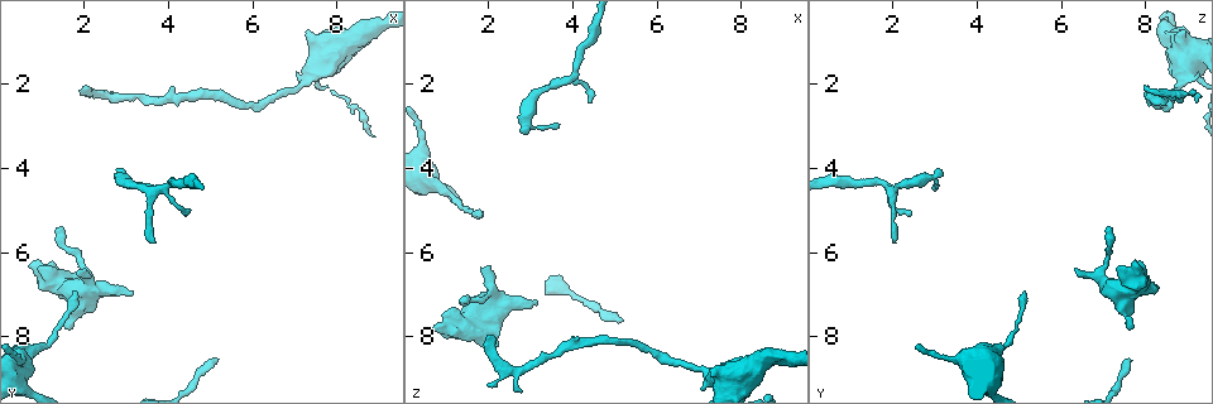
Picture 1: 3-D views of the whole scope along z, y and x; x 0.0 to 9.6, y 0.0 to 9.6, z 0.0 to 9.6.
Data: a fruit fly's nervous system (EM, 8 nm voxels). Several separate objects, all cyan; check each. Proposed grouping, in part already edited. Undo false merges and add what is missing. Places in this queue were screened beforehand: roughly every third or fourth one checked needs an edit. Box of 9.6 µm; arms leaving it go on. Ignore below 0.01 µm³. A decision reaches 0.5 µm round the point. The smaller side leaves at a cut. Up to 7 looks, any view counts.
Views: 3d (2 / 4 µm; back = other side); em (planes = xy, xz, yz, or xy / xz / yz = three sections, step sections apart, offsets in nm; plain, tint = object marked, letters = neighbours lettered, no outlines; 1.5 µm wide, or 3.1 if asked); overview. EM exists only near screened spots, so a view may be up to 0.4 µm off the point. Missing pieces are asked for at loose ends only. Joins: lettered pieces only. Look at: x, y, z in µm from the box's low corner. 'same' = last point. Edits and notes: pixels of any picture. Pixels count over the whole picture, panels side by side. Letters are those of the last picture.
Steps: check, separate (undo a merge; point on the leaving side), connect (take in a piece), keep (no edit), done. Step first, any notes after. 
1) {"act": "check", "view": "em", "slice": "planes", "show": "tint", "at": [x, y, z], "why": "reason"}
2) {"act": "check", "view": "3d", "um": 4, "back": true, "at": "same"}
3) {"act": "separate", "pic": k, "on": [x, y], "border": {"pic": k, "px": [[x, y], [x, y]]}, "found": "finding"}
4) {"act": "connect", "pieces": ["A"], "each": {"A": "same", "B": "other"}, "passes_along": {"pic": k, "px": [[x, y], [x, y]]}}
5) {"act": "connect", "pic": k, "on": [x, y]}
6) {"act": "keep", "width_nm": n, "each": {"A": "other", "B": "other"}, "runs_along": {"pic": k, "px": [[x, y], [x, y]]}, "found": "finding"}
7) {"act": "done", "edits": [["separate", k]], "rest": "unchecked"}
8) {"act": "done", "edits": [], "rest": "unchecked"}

{"act": "check", "view": "em", "slice": "xy", "step": 8, "show": "letters", "at": [2.05, 2.10, 7.95], "why": "branch stops here"}

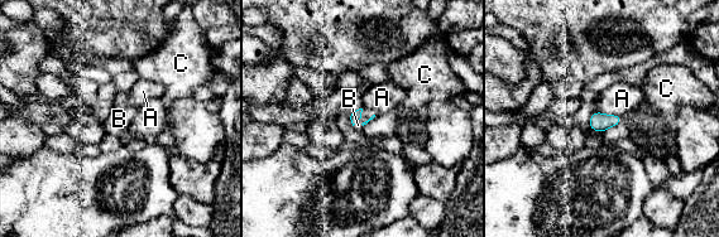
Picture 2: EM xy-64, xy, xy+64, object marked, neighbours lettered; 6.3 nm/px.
{"act": "connect", "pic": 2, "on": [367, 114], "each": {"A": "other", "B": "same", "C": "other"}, "found": "it goes on there"}

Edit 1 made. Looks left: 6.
{"act": "check", "view": "overview"}

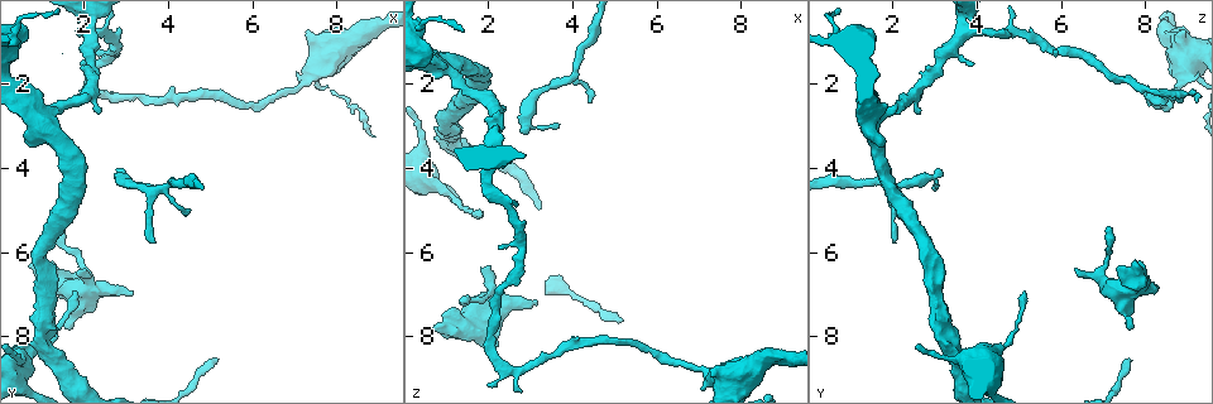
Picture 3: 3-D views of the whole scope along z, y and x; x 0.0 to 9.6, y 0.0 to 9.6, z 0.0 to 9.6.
{"act": "check", "view": "em", "slice": "planes", "show": "letters", "at": [2.05, 6.45, 6.30], "why": "free end"}

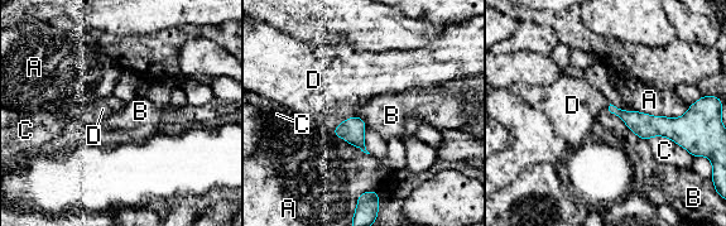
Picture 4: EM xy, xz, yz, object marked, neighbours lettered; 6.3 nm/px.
{"act": "connect", "pic": 4, "on": [340, 80], "each": {"A": "other", "B": "other", "C": "other", "D": "same"}, "found": "the neuron continues"}

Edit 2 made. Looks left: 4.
{"act": "check", "view": "3d", "um": 4, "at": [5.15, 8.50, 7.65], "why": "long arm stops here"}

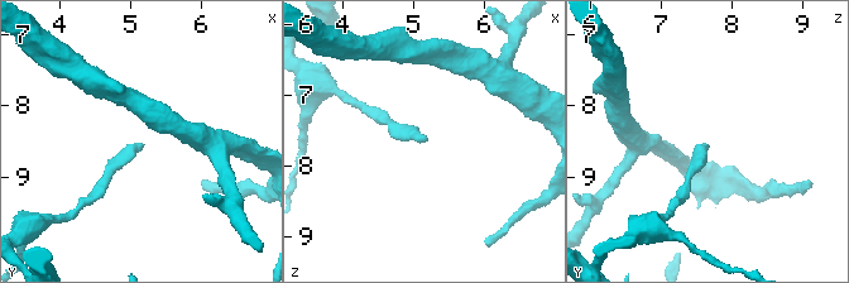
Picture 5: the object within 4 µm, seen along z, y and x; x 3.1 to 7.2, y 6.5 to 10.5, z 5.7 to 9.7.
{"act": "check", "view": "em", "slice": "planes", "show": "plain", "at": [5.15, 8.55, 7.65]}

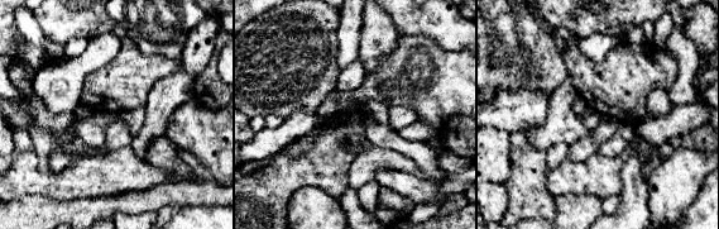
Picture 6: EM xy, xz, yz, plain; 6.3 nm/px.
{"act": "check", "view": "em", "slice": "planes", "show": "letters", "at": "same", "why": "see the neighbours"}

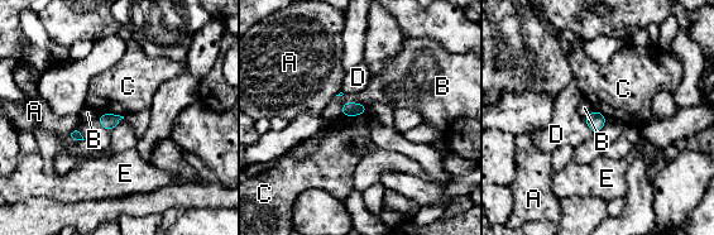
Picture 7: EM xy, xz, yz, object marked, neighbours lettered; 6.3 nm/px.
{"act": "keep", "each": {"A": "other", "B": "other", "C": "other", "D": "other", "E": "other"}, "border": {"pic": 7, "px": [[367, 110], [355, 115], [341, 115]]}, "found": "no lettered piece goes on from it"}

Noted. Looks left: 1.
{"act": "done", "edits": [["connect", 2], ["connect", 4]], "rest": "unchecked"}

